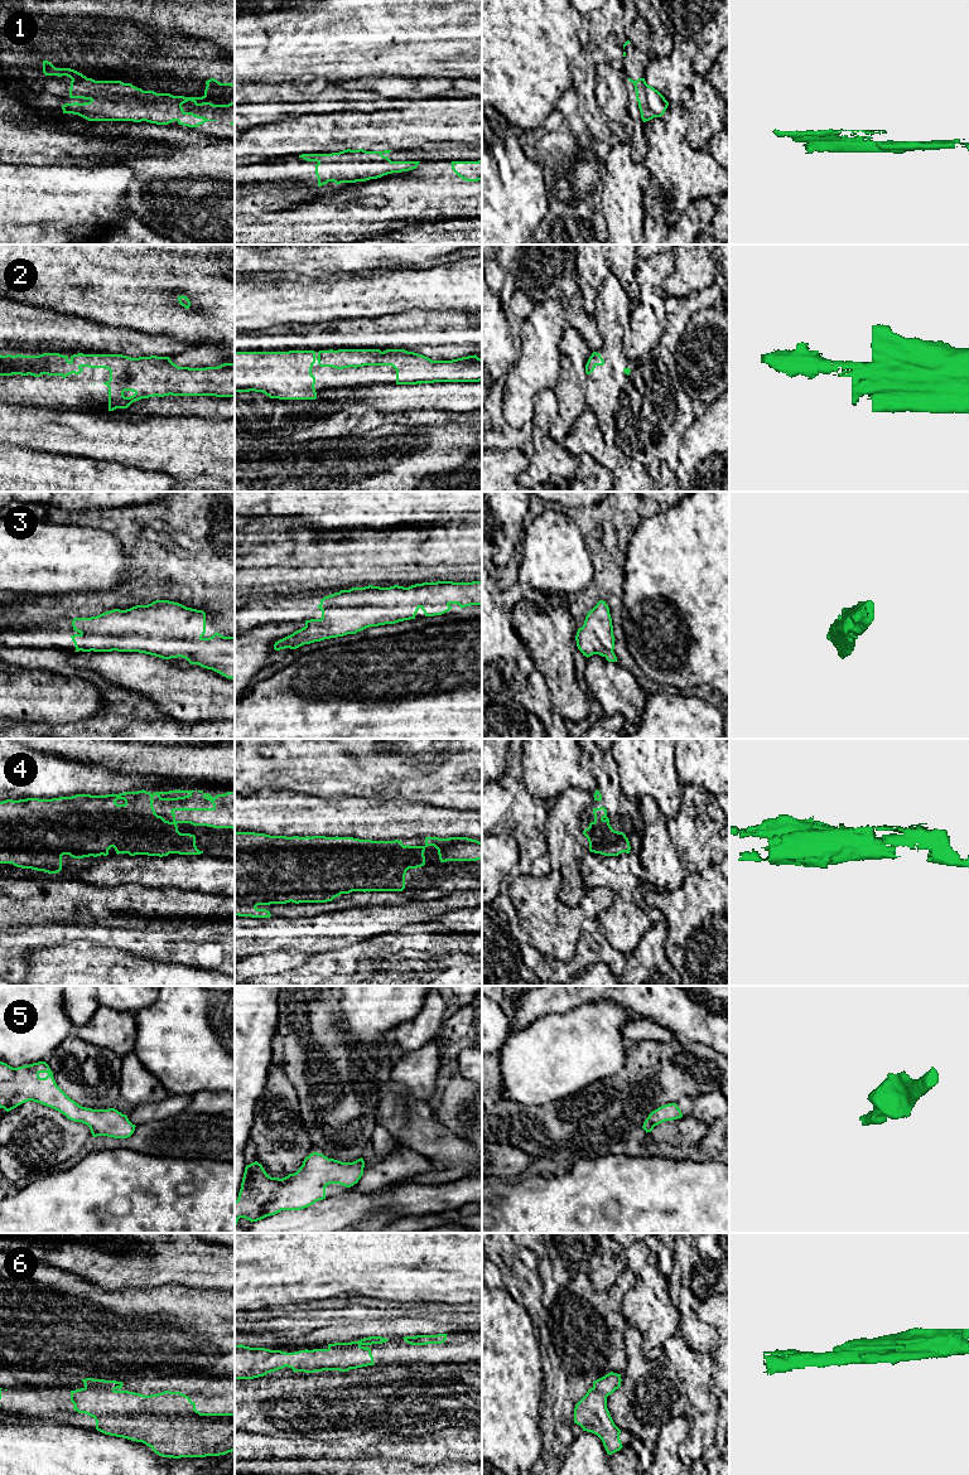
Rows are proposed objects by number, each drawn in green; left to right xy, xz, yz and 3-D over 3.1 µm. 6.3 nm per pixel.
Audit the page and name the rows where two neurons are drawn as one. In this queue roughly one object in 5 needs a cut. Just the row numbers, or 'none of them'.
1

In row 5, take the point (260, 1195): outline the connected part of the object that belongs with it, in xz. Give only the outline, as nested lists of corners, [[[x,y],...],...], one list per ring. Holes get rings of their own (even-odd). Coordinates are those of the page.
[[[312,1152],[303,1161],[303,1165],[294,1174],[279,1179],[266,1174],[257,1161],[246,1165],[238,1198],[235,1201],[235,1227],[240,1218],[257,1222],[266,1217],[275,1215],[281,1210],[300,1210],[326,1199],[326,1188],[329,1184],[339,1184],[351,1188],[363,1175],[365,1161],[358,1159],[353,1162],[342,1162],[328,1159],[323,1154]]]

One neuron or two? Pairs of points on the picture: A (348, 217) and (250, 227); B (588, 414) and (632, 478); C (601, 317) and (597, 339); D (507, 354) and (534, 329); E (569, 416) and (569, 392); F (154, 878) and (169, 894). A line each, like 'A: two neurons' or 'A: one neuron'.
A: one neuron
B: one neuron
C: two neurons
D: two neurons
E: one neuron
F: two neurons

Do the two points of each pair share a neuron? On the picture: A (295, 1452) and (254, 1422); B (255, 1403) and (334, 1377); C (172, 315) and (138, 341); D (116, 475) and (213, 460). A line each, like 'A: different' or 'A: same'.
A: different
B: same
C: different
D: different

